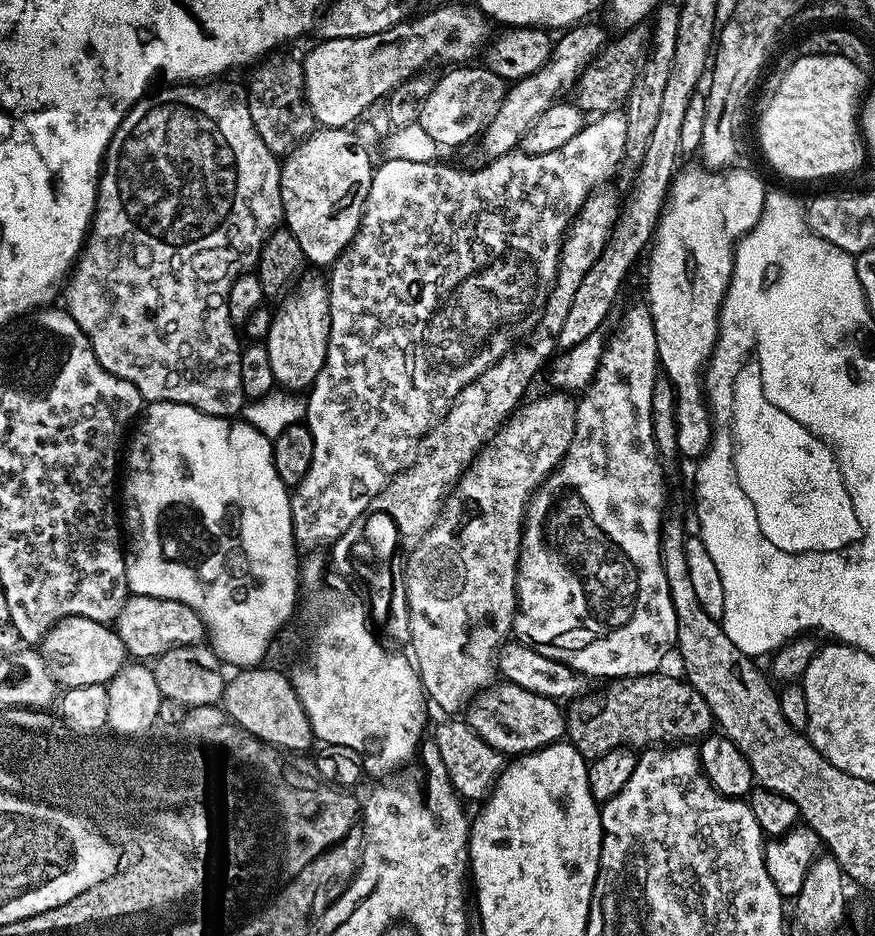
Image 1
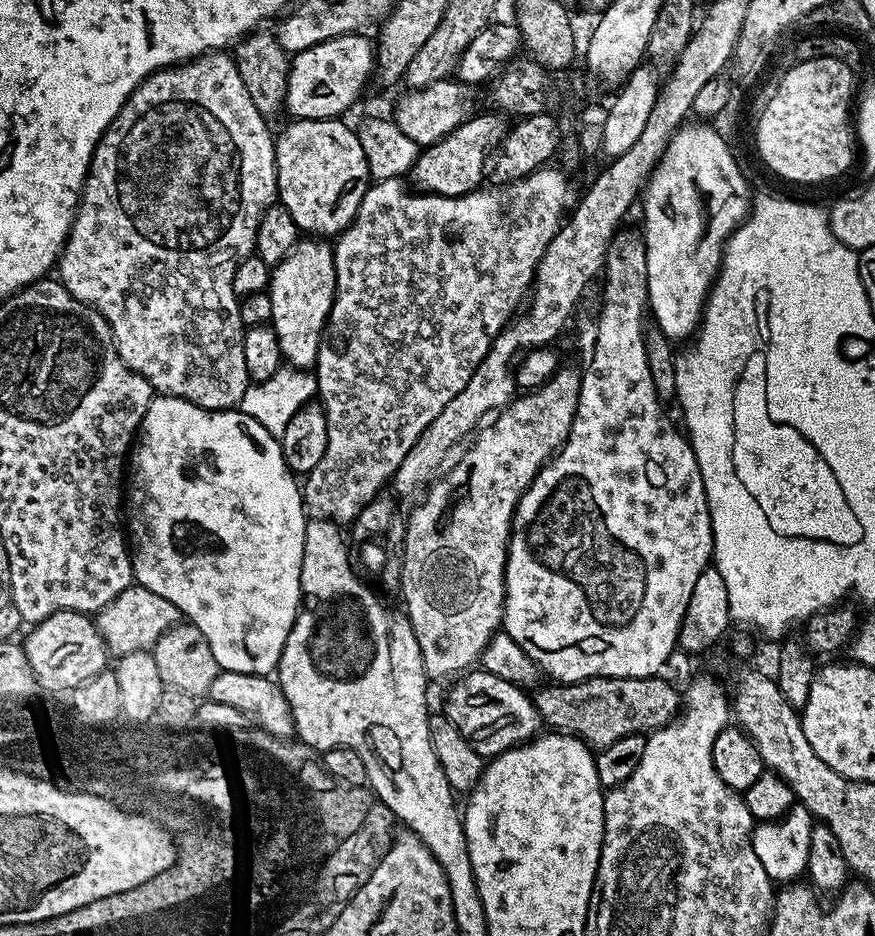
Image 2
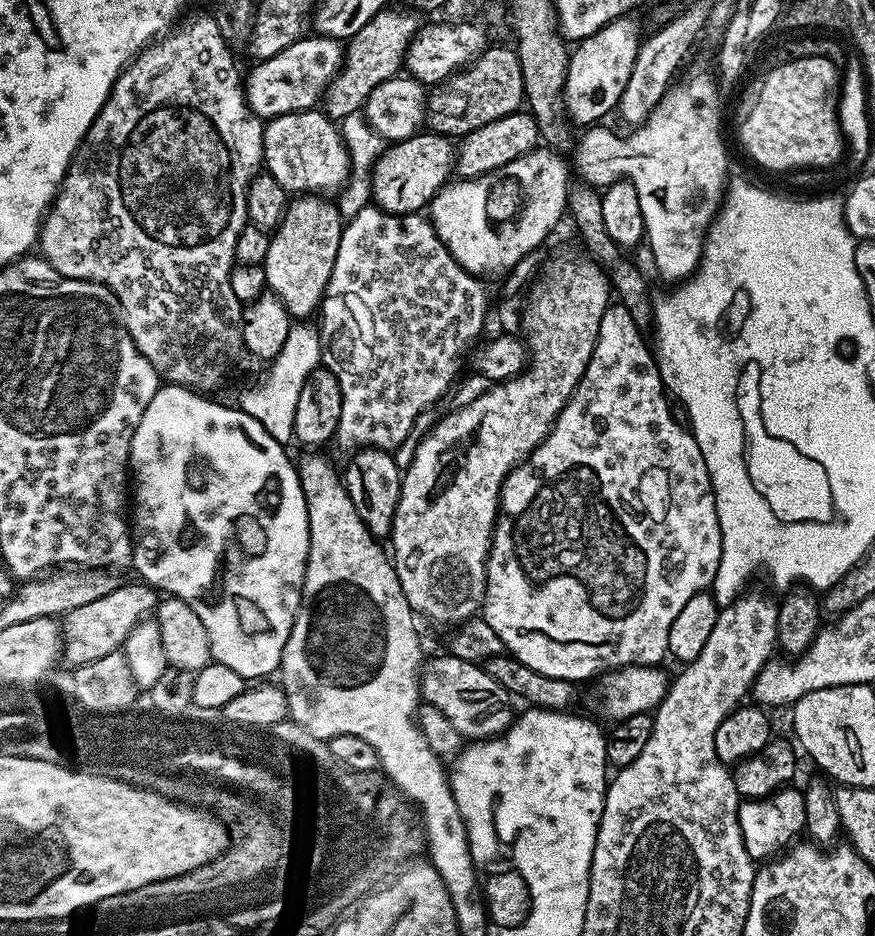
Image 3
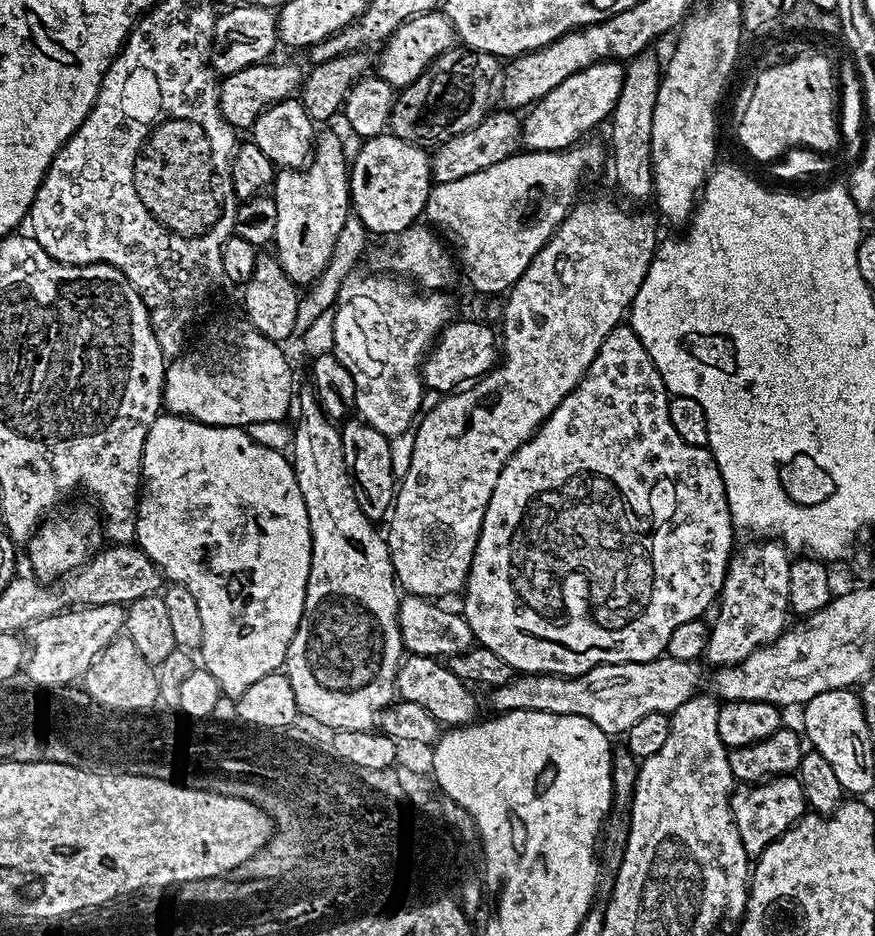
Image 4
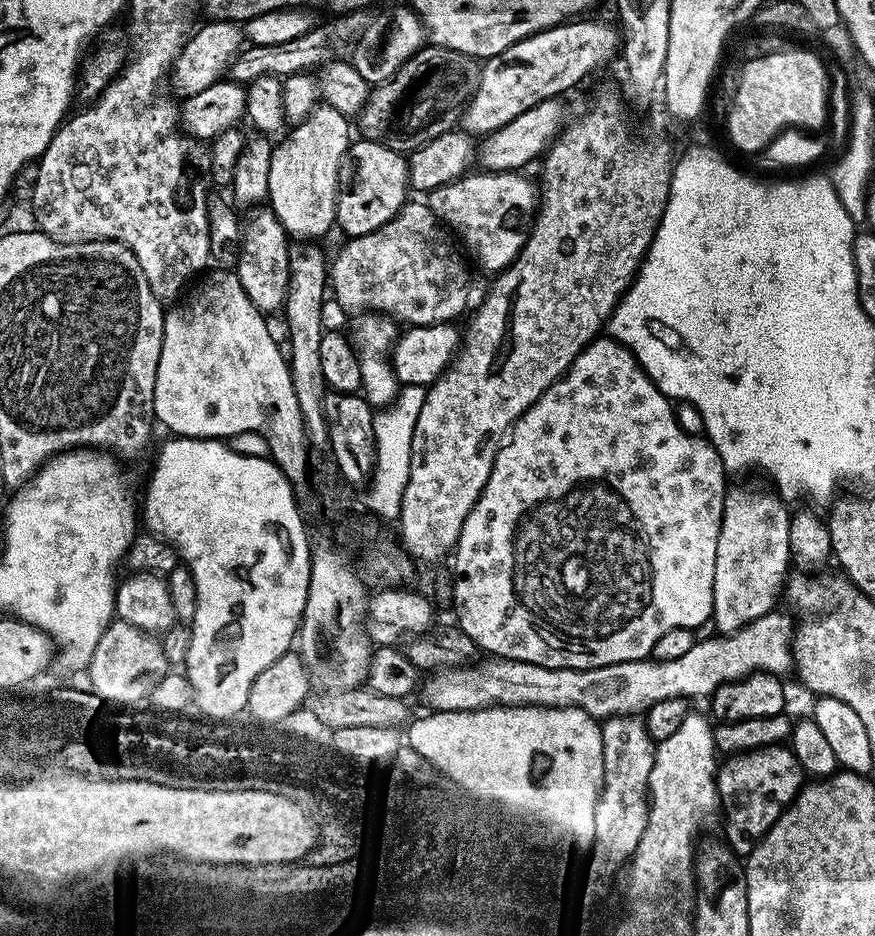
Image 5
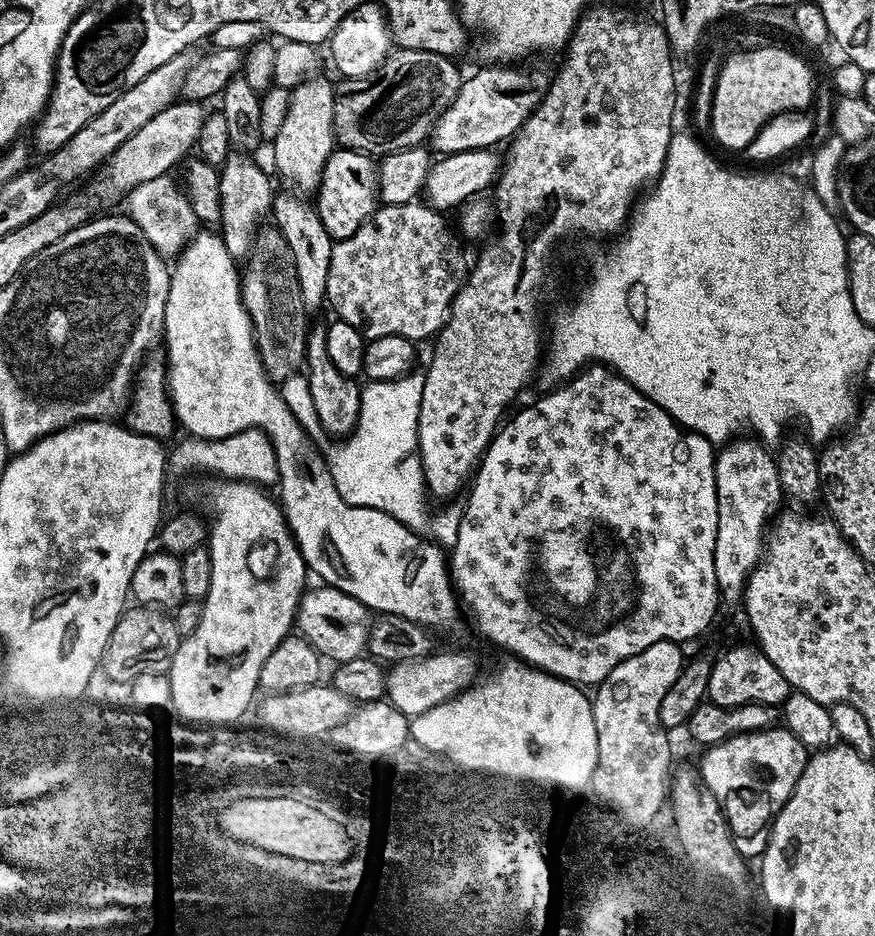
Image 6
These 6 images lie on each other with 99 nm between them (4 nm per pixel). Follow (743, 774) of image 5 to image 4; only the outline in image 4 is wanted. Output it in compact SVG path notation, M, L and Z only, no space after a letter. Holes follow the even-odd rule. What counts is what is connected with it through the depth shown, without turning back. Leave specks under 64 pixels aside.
M795 775L774 776L759 784L740 784L732 789L732 817L738 826L742 846L750 858L755 858L782 833L805 815L804 791Z

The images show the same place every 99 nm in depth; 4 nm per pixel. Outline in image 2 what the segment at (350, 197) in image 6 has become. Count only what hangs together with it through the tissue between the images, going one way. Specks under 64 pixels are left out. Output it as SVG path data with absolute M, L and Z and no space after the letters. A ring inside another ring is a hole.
M473 115L463 124L459 124L449 136L443 136L437 144L427 145L411 167L410 176L420 183L417 185L421 189L434 192L439 196L463 195L475 189L483 181L480 180L483 176L485 178L486 161L493 151L494 141L497 139L495 136L496 120L494 117Z

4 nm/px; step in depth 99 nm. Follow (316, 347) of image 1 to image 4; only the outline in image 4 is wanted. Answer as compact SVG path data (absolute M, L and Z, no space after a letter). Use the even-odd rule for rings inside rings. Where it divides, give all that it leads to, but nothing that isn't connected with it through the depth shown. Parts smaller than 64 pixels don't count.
M332 132L315 137L311 157L304 167L277 171L274 199L278 206L278 230L274 255L297 286L312 284L330 262L342 224L350 215L349 171L350 161L343 153L341 137Z

